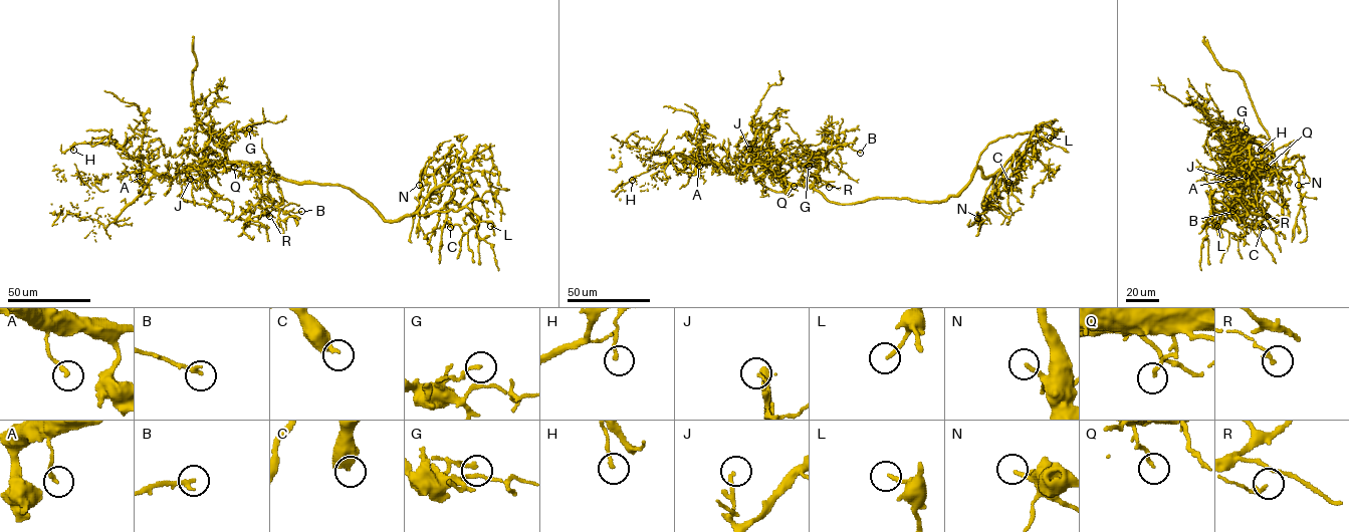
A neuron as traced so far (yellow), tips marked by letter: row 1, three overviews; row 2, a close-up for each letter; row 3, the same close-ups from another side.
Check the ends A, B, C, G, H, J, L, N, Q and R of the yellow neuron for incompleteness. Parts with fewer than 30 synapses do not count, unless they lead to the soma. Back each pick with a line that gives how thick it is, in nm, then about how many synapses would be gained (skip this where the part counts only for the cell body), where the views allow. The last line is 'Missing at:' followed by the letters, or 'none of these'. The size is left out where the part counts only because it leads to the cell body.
Missing at: none of these

